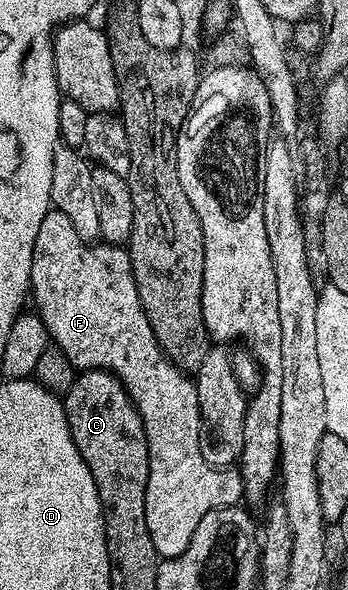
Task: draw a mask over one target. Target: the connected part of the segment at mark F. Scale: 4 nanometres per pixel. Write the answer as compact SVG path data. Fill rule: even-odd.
M51 208L44 216L44 220L40 220L40 232L36 232L36 244L32 252L30 294L32 295L32 306L34 302L33 309L39 317L42 318L47 328L49 341L53 343L53 345L61 348L64 352L64 356L68 356L68 360L72 365L79 371L110 371L111 374L115 374L116 377L122 381L122 387L125 388L126 394L134 401L134 407L140 412L140 420L144 424L144 432L148 440L148 488L146 489L146 499L144 500L144 516L148 520L148 536L152 536L152 548L158 554L159 559L180 556L180 552L184 552L184 548L188 548L188 540L192 540L192 532L196 532L196 527L199 526L200 520L204 520L206 513L212 512L216 508L236 506L243 501L242 475L237 469L217 470L217 468L206 459L206 454L202 451L202 430L204 431L204 423L202 421L202 413L198 407L198 393L194 387L193 377L191 377L189 373L183 372L171 364L169 358L166 357L166 353L160 348L160 344L152 332L152 324L148 324L148 316L144 312L144 308L140 304L140 296L136 292L129 249L109 244L88 245L87 242L78 235L76 228L72 228L72 220L68 220L68 216L64 216L64 212Z

